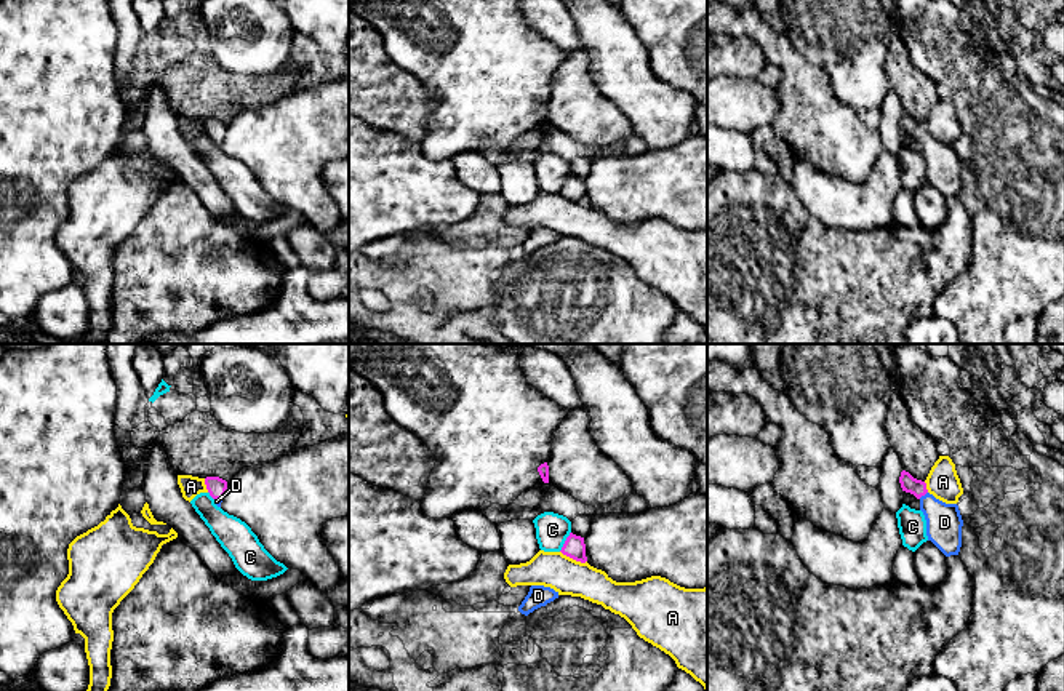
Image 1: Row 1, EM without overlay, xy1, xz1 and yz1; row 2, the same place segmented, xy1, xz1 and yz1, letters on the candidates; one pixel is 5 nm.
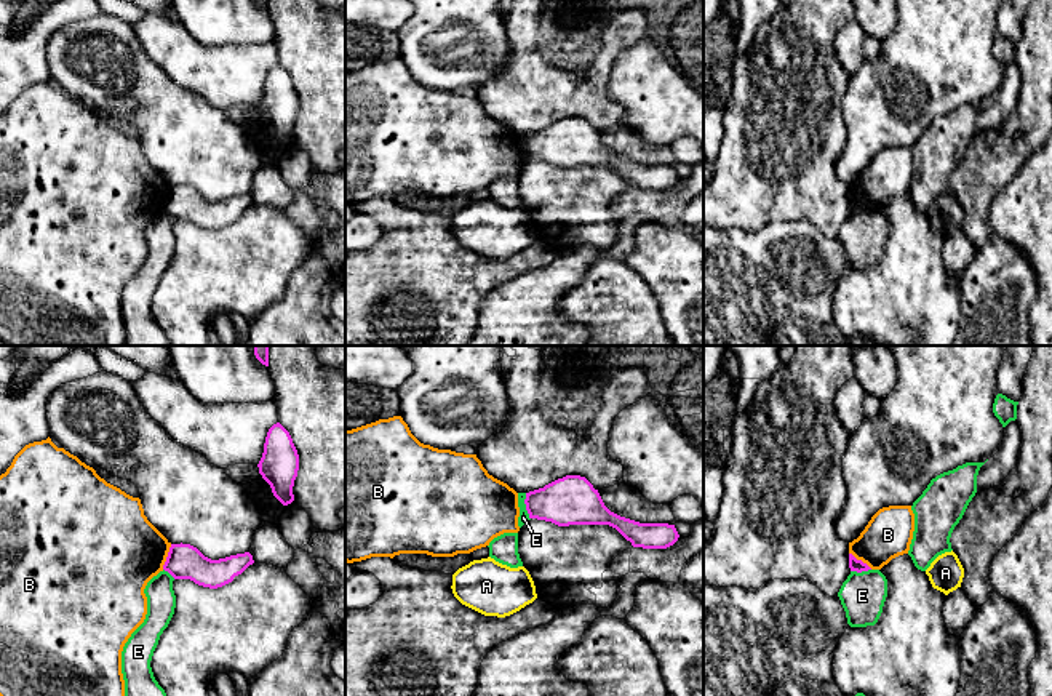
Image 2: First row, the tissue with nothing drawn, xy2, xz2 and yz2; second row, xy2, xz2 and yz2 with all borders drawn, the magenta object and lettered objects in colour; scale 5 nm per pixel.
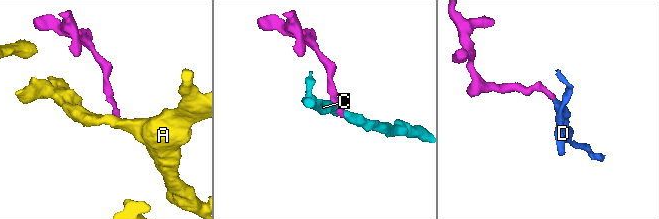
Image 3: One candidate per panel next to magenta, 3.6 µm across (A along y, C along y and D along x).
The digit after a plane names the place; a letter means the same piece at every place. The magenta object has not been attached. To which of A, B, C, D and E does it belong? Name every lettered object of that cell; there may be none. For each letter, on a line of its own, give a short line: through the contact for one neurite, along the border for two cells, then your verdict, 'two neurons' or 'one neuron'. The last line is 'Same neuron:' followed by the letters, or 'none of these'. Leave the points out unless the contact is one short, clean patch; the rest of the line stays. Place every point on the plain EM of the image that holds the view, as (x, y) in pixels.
A: line xz1 (560, 192), (586, 203); two neurons
B: line xy2 (171, 186), (162, 210); two neurons
C: line xz1 (570, 173), (559, 192); two neurons
D: line yz1 (911, 127), (922, 136), (944, 163); one neuron
E: line xz2 (525, 135), (525, 151), (529, 160); two neurons
Same neuron: D

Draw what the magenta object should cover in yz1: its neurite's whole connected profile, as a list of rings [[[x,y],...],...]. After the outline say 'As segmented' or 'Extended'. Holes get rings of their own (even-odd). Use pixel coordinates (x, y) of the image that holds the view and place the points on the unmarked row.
[[[902,112],[899,118],[902,133],[920,142],[926,162],[926,178],[946,198],[958,197],[962,189],[963,162],[957,146],[946,146],[928,134],[926,125]]]. Extended

